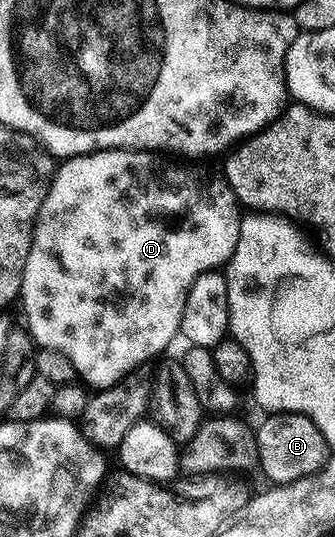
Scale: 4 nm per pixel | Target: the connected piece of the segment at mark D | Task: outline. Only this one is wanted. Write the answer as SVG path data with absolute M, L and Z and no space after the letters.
M93 151L87 155L63 158L57 164L50 192L34 223L32 249L28 253L28 265L24 265L20 304L26 313L25 330L38 347L54 348L64 353L72 361L83 384L94 389L116 385L123 377L146 365L149 359L156 358L174 338L179 338L180 317L184 317L184 301L188 297L188 289L192 289L192 281L196 281L200 273L225 268L230 262L240 237L242 217L238 198L226 184L225 178L221 174L213 175L205 171L202 165L187 165L152 151Z

